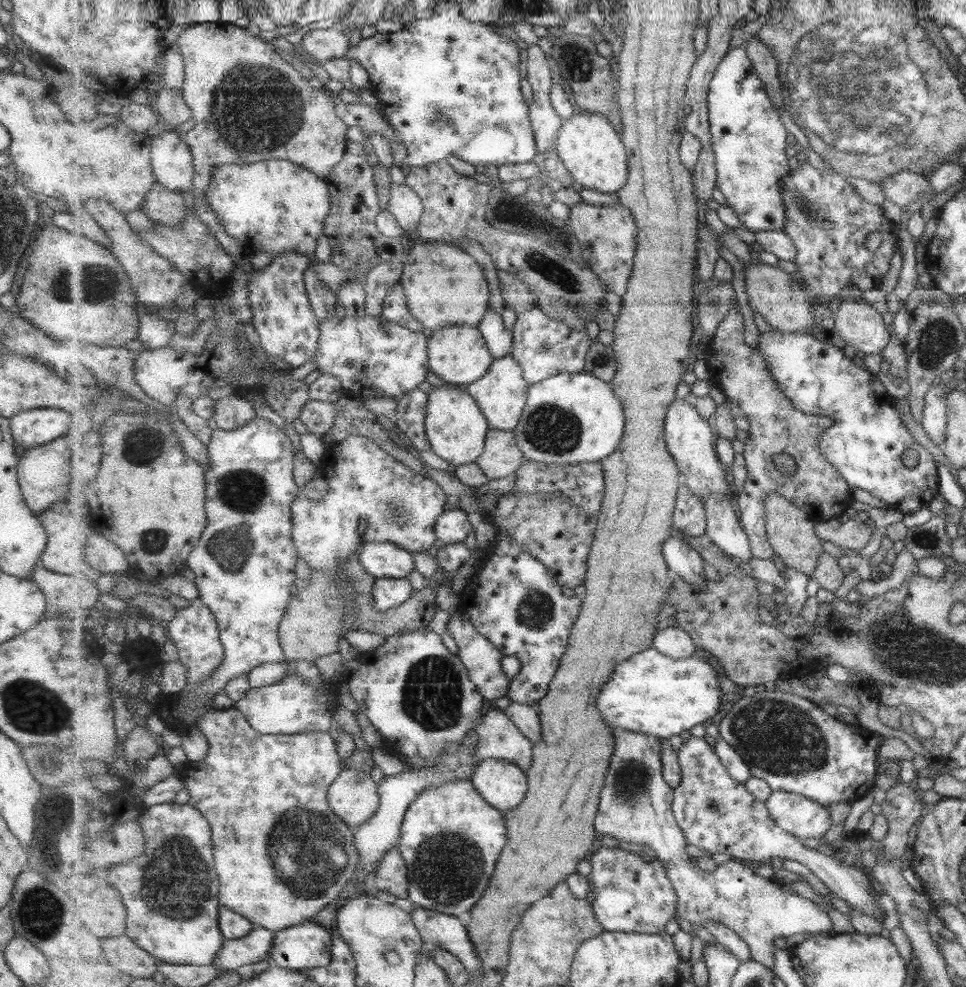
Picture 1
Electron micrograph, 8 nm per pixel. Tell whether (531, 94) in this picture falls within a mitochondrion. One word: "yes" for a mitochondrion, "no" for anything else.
no

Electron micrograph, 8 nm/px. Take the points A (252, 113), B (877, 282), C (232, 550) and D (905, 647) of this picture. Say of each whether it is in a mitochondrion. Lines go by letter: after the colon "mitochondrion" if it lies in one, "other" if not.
A: mitochondrion
B: other
C: mitochondrion
D: mitochondrion

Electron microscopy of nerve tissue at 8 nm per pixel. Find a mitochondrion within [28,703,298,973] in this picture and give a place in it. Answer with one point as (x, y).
(176, 885)

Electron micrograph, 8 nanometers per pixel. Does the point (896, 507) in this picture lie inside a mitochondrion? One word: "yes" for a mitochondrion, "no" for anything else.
no

